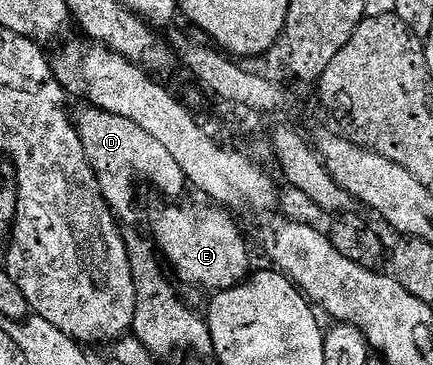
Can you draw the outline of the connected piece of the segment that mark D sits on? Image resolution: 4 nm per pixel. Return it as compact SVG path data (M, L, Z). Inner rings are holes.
M84 105L81 108L80 112L75 112L74 122L78 137L82 141L82 149L86 149L86 157L98 177L98 185L102 189L102 197L106 197L110 209L121 220L132 219L136 215L136 178L139 175L146 182L153 183L162 194L169 195L172 198L169 200L179 200L176 198L183 193L184 187L187 188L189 186L189 181L178 166L178 161L174 161L174 157L170 157L170 152L166 150L166 145L161 145L156 138L150 137L150 133L146 133L146 129L142 129L142 125L136 125L134 121L130 121L126 117L115 115L110 111L104 111L100 107L91 105Z

